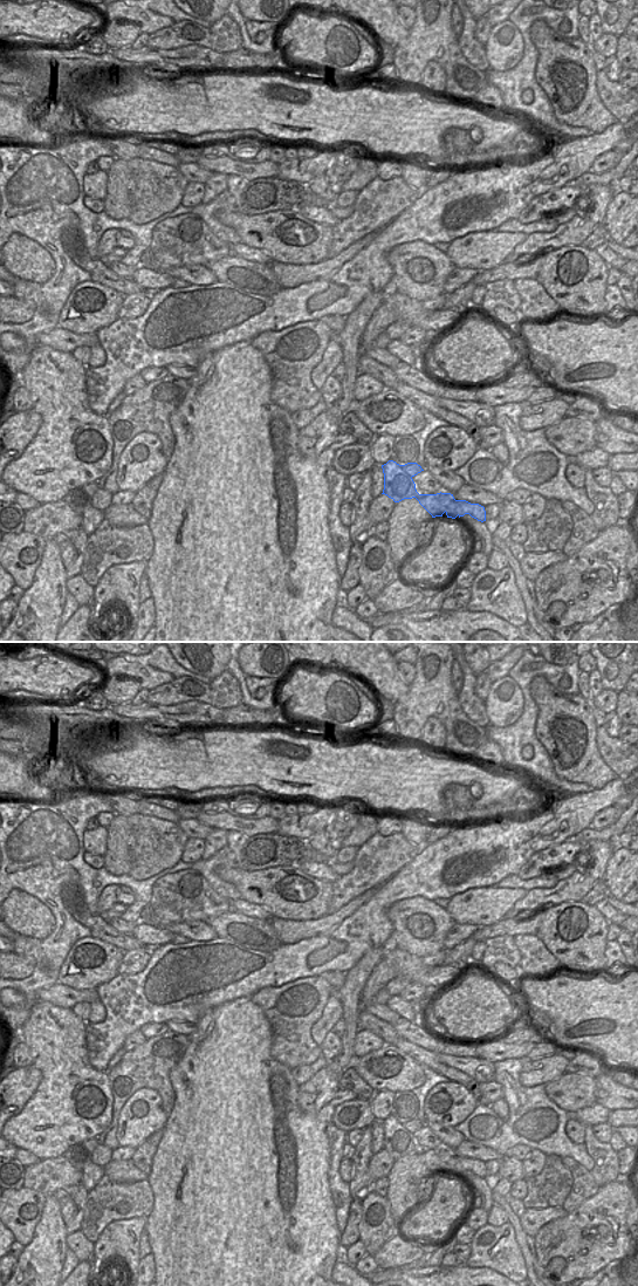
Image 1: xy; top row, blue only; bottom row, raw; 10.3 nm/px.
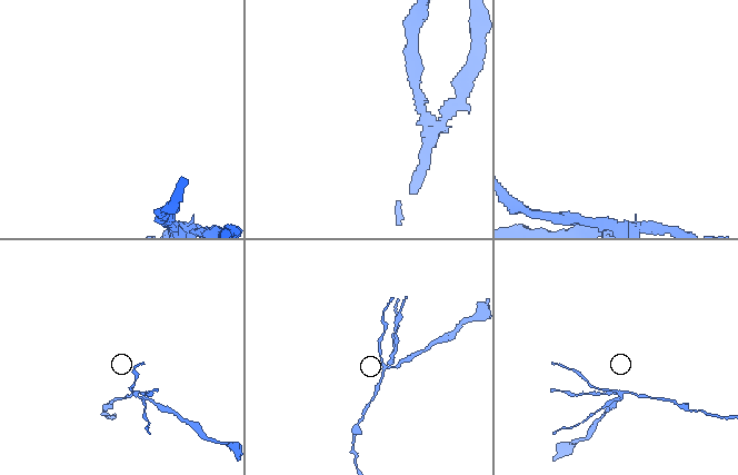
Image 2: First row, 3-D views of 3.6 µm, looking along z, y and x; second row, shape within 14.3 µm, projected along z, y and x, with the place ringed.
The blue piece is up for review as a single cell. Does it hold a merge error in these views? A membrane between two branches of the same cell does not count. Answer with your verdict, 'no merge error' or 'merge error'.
merge error

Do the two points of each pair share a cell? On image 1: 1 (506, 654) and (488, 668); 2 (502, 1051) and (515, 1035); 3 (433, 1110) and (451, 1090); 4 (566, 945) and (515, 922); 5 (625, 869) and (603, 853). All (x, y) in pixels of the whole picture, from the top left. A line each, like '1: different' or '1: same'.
1: same
2: different
3: same
4: same
5: different

